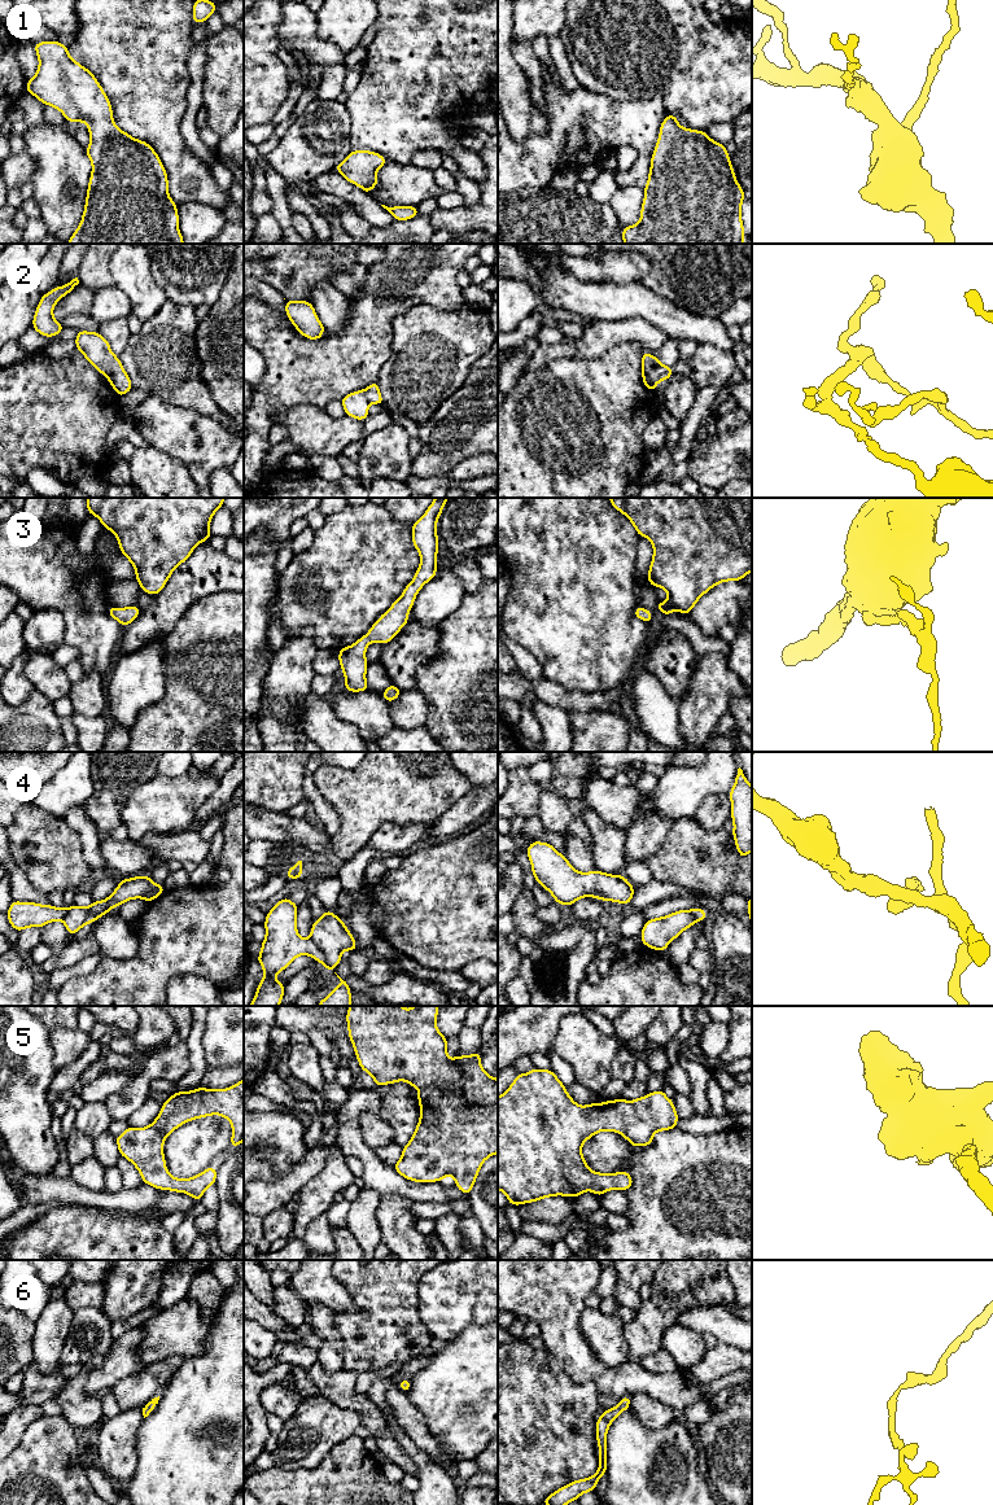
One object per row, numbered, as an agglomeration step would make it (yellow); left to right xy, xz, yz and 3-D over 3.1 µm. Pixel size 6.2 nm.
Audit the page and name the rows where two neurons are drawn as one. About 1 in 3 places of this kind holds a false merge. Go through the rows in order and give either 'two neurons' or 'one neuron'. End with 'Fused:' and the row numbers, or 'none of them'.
1: one neuron
2: one neuron
3: one neuron
4: two neurons
5: one neuron
6: one neuron
Fused: 4

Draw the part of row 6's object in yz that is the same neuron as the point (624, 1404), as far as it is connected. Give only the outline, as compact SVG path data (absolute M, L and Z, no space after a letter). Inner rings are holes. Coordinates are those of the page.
M625 1396L620 1400L618 1405L611 1409L605 1409L604 1413L596 1419L596 1441L599 1448L599 1469L598 1471L586 1479L578 1479L568 1483L567 1486L559 1488L548 1497L543 1500L543 1505L567 1505L586 1493L592 1492L602 1475L607 1475L607 1432L611 1423L618 1417L624 1410L630 1406L631 1397Z

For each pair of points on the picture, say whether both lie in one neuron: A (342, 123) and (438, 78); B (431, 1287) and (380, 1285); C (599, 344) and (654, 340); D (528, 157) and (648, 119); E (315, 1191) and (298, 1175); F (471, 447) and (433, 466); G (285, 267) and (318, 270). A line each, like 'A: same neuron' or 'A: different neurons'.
A: different neurons
B: different neurons
C: same neuron
D: same neuron
E: different neurons
F: same neuron
G: same neuron

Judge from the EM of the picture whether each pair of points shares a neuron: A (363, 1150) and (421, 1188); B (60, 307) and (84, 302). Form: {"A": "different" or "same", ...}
{"A": "same", "B": "same"}

